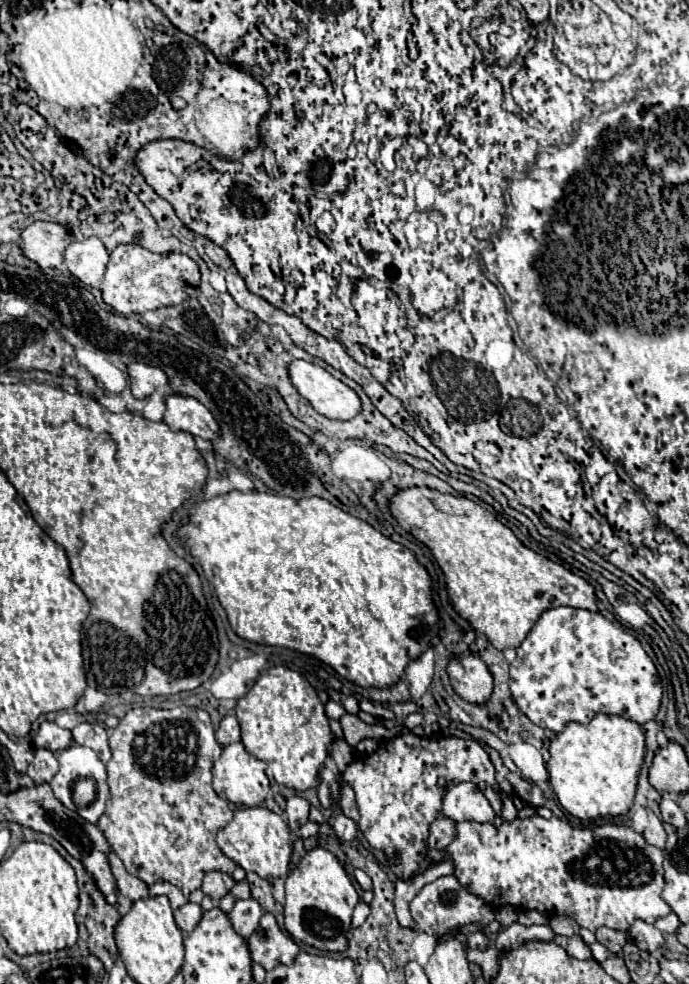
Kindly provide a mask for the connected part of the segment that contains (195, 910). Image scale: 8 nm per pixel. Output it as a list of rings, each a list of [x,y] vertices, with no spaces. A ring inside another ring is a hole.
[[[184,904],[180,908],[174,910],[174,920],[176,920],[176,926],[182,930],[182,932],[192,932],[198,922],[202,920],[202,908],[200,904]]]

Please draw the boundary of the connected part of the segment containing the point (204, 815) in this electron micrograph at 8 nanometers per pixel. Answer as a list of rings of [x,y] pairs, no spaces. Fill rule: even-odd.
[[[178,706],[172,710],[132,708],[120,724],[110,730],[110,750],[112,760],[106,764],[110,800],[106,802],[106,812],[98,820],[98,828],[116,856],[124,862],[126,870],[146,884],[166,880],[178,886],[184,896],[200,888],[206,872],[218,870],[232,874],[236,864],[226,858],[216,844],[216,832],[230,822],[232,810],[212,788],[212,764],[218,760],[222,748],[214,738],[208,712],[192,706]]]

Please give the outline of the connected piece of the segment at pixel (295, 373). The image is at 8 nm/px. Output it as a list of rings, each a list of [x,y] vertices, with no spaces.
[[[292,360],[288,370],[296,390],[322,416],[344,422],[360,414],[362,402],[358,394],[344,382],[334,378],[330,372],[326,372],[322,366],[304,360]]]

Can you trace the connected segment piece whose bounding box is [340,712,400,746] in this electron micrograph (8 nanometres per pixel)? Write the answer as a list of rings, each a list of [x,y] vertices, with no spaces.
[[[348,712],[340,718],[340,724],[342,724],[342,730],[344,730],[346,742],[350,746],[356,746],[360,740],[365,738],[388,741],[400,734],[400,726],[396,726],[394,730],[386,730],[384,726],[378,726],[378,724],[366,724],[356,714],[348,714]]]

